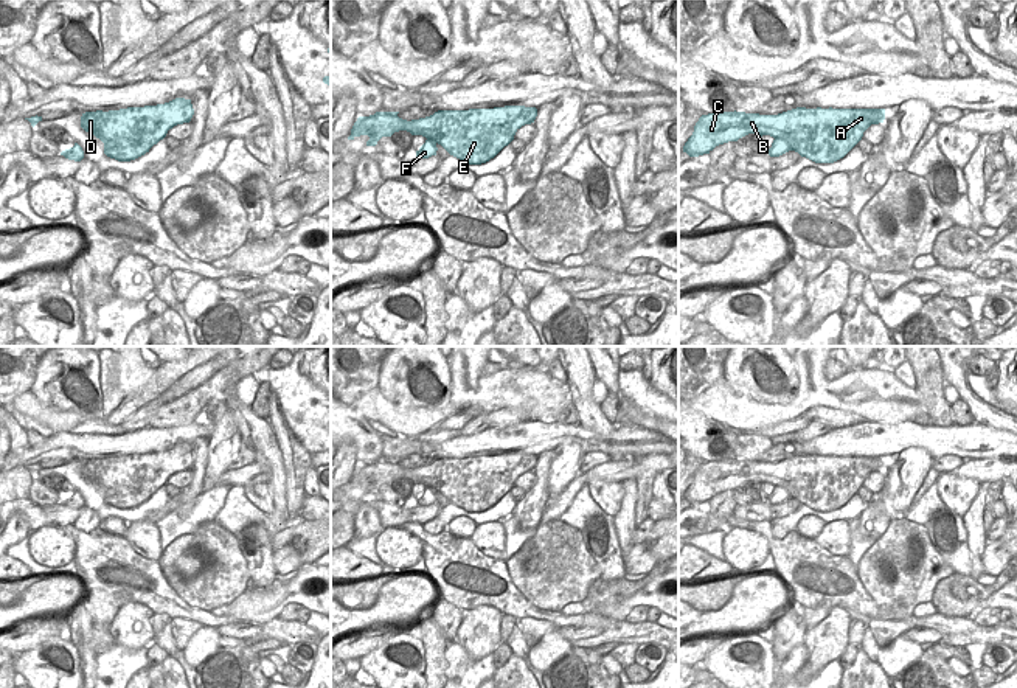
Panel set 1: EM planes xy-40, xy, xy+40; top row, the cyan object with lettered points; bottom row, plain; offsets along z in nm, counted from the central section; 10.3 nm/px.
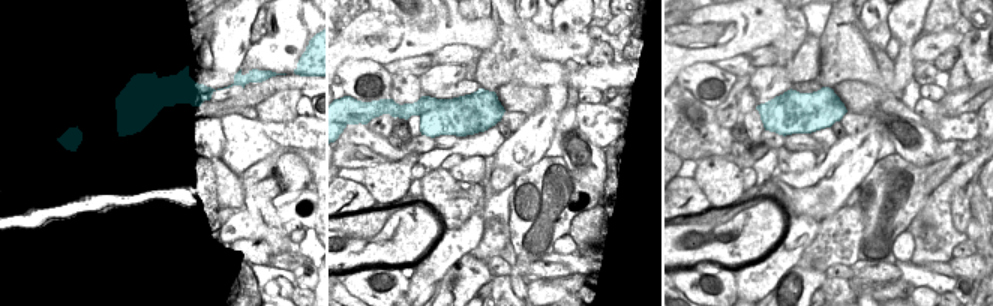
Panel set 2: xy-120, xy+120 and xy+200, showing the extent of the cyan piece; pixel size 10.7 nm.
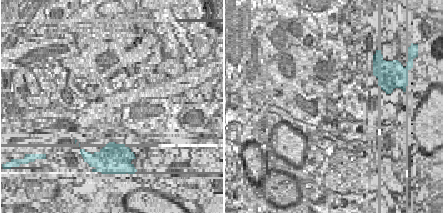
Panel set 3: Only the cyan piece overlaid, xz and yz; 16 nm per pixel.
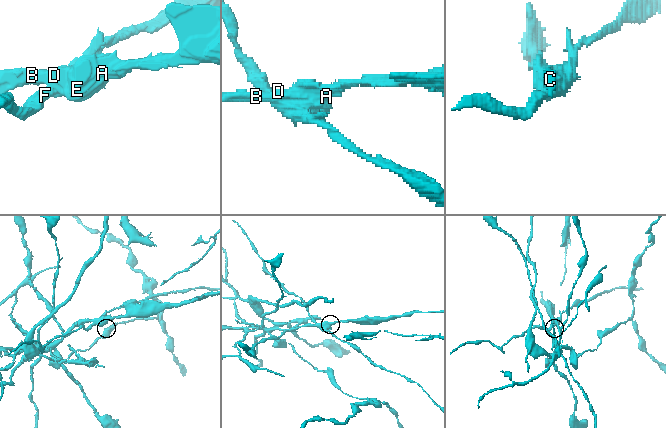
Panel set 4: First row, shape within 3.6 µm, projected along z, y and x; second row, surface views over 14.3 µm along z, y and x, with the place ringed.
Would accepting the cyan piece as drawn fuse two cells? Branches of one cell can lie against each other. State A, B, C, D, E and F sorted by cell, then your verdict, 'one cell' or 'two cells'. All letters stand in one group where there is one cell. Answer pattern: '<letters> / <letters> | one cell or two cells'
A B C D E / F | two cells

